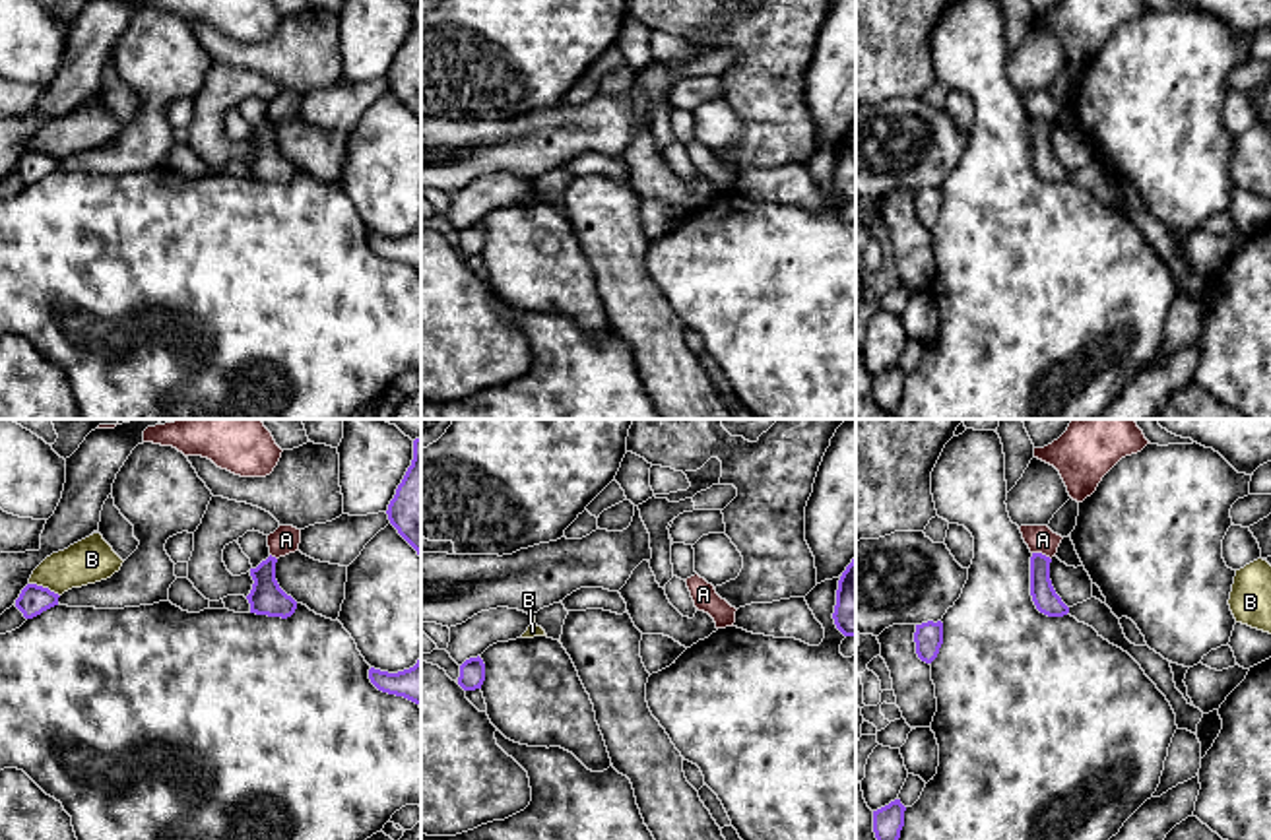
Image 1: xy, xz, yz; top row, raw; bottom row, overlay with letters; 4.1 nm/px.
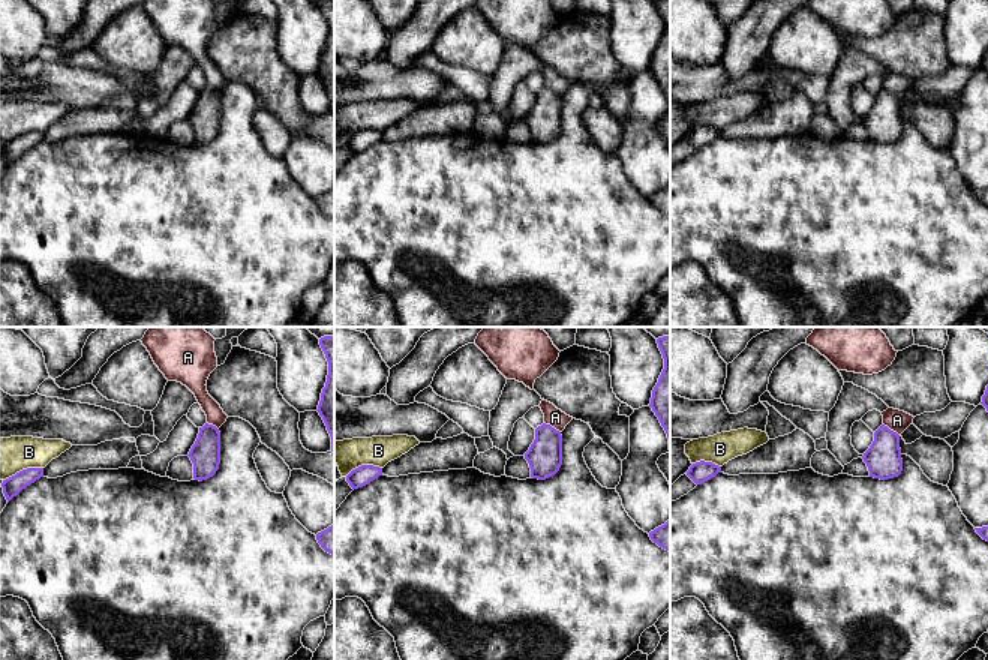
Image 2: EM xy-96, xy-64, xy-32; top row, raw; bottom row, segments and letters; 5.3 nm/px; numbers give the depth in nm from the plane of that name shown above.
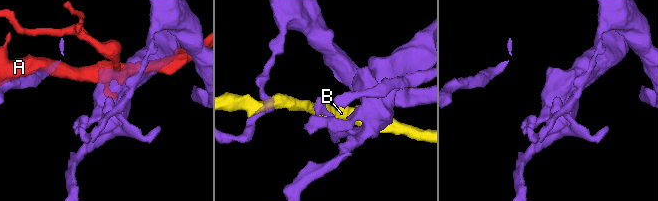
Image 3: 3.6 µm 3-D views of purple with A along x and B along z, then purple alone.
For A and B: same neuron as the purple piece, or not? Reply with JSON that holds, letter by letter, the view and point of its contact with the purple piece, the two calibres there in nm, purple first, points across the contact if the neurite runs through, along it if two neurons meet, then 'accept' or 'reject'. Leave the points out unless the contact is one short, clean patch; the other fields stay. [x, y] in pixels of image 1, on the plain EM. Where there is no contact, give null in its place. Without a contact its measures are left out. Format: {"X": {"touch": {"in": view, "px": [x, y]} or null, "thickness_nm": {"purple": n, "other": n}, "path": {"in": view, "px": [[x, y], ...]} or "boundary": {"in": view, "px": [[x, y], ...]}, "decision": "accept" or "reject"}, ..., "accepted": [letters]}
{"A": {"touch": {"in": "yz", "px": [1041, 119]}, "thickness_nm": {"purple": 100, "other": 110}, "decision": "reject"}, "B": {"touch": {"in": "xy", "px": [45, 154]}, "thickness_nm": {"purple": 120, "other": 190}, "decision": "reject"}, "accepted": []}

